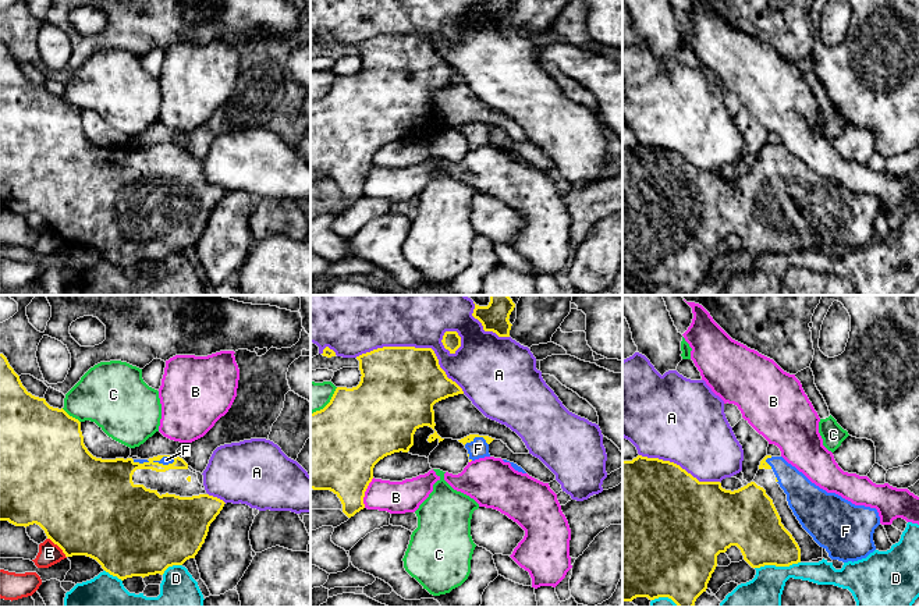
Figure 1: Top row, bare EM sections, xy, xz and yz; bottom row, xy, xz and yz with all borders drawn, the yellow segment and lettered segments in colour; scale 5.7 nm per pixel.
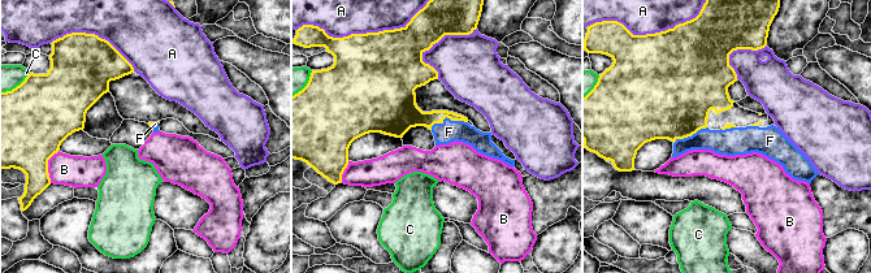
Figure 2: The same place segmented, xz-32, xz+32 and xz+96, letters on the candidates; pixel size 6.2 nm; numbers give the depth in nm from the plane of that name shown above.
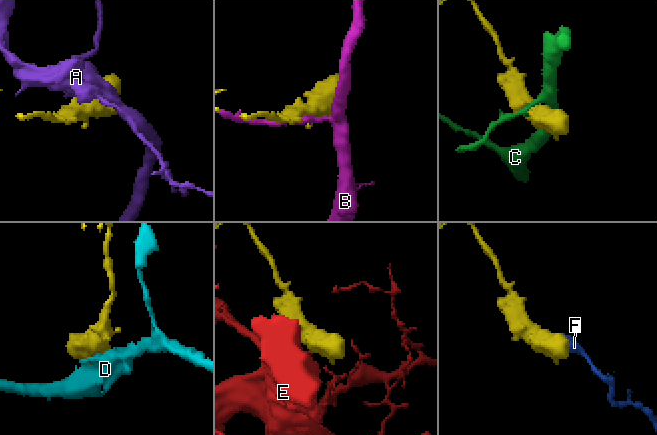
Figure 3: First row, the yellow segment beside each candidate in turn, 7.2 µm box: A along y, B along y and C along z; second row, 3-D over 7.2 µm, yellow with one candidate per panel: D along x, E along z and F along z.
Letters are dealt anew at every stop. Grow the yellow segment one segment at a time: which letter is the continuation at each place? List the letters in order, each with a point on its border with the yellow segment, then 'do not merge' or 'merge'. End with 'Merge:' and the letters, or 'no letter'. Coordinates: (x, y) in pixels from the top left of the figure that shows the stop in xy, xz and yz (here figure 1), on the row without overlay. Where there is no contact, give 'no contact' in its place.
A: xz (417, 36) | do not merge
B: xz (364, 181) | do not merge
C: xy (71, 105) | do not merge
D: yz (777, 254) | do not merge
E: xy (59, 234) | do not merge
F: xz (475, 124) | merge
Merge: F

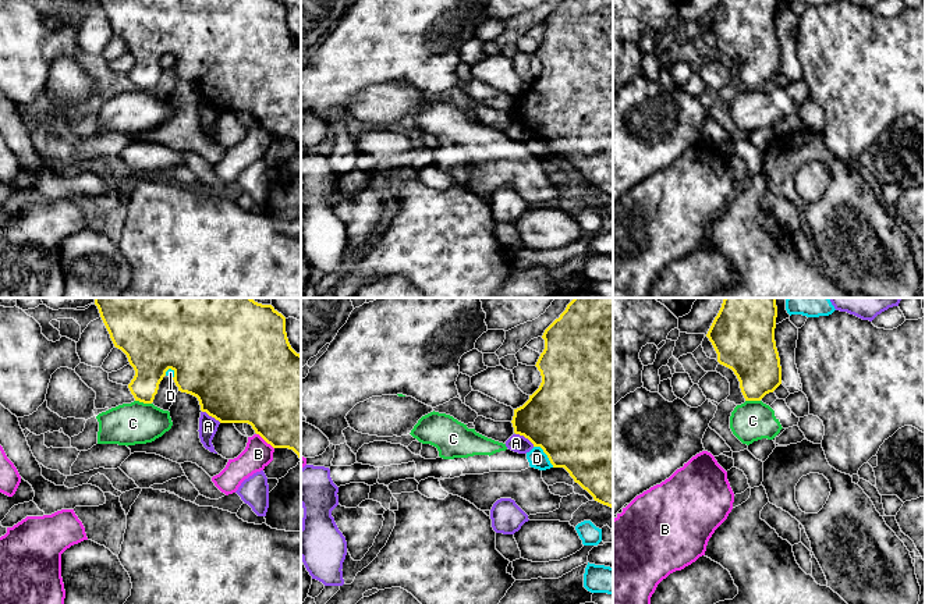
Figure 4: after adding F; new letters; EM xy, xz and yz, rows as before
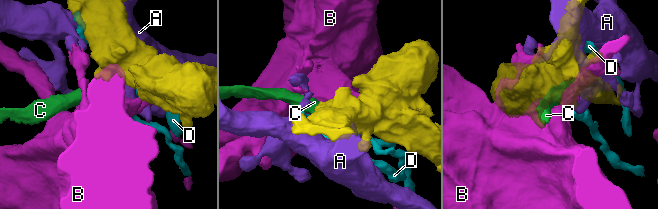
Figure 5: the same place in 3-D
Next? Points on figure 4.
A: xz (525, 125) | do not merge
B: xy (265, 128) | do not merge
C: xy (144, 91) | do not merge
D: xz (545, 141) | do not merge
Merge: no letter

